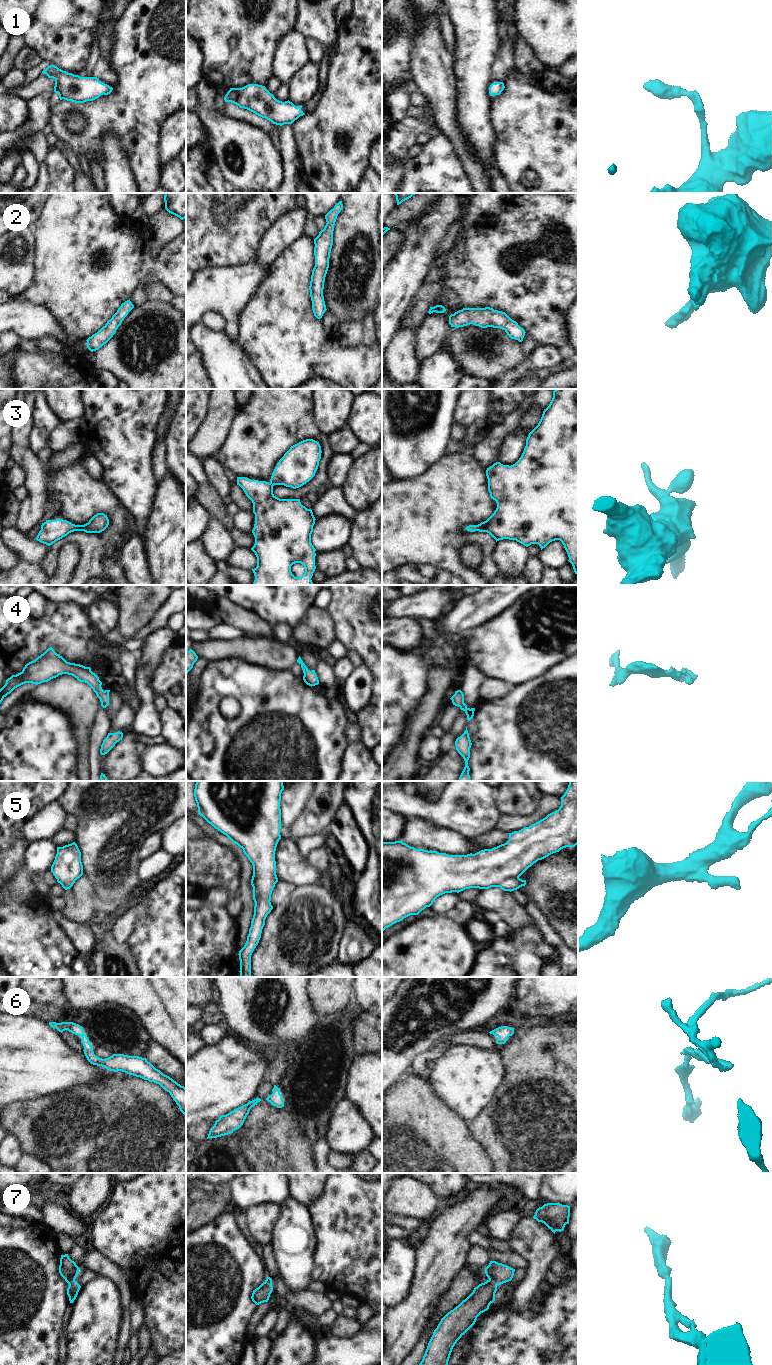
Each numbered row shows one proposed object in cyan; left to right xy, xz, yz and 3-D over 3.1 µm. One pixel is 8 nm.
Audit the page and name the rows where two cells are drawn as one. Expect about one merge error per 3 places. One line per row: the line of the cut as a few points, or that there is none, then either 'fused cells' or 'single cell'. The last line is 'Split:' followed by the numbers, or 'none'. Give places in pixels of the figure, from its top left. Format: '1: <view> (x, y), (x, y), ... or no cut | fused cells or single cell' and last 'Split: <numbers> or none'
1: no cut | single cell
2: no cut | single cell
3: no cut | single cell
4: no cut | single cell
5: no cut | single cell
6: no cut | single cell
7: no cut | single cell
Split: none

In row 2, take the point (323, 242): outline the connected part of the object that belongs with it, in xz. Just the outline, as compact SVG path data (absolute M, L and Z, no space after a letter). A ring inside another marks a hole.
M339 201L326 215L326 225L314 239L315 266L312 270L310 281L310 296L312 310L317 319L321 319L325 313L326 305L323 296L325 277L329 268L329 258L333 245L333 231L338 214L343 209L342 201Z

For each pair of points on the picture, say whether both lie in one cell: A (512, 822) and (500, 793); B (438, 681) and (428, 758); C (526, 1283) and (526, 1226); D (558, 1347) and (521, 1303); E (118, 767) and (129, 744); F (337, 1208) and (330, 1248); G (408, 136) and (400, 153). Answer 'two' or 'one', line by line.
A: two
B: two
C: one
D: two
E: one
F: one
G: one

